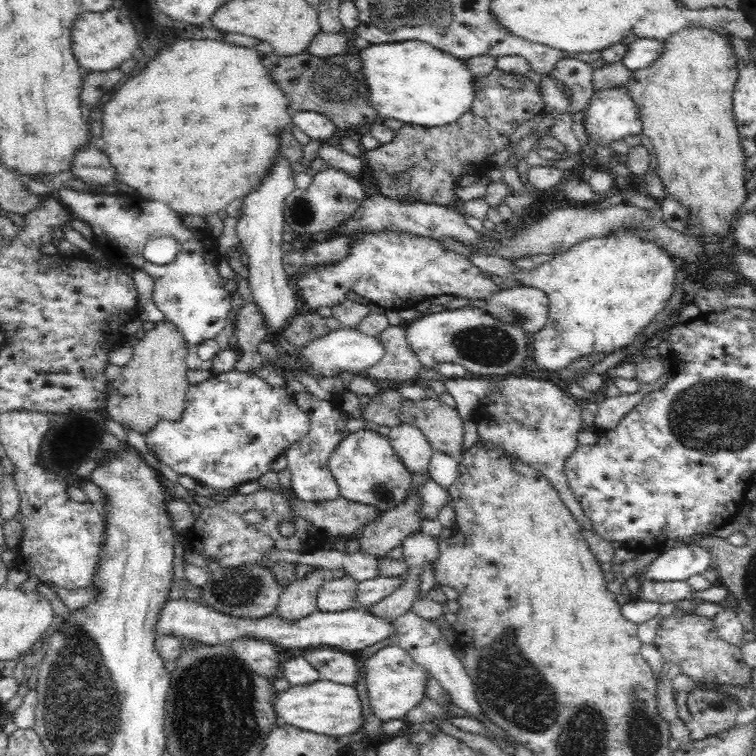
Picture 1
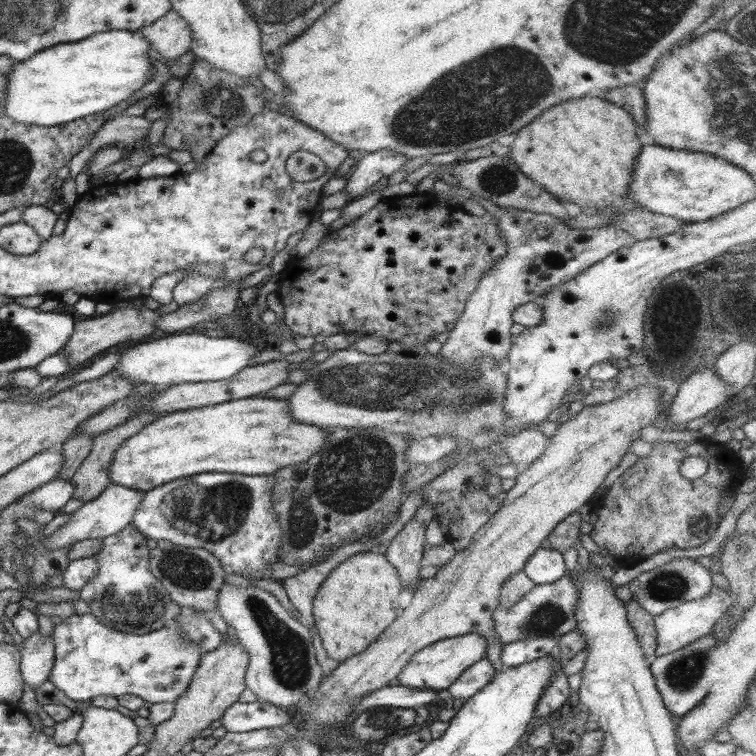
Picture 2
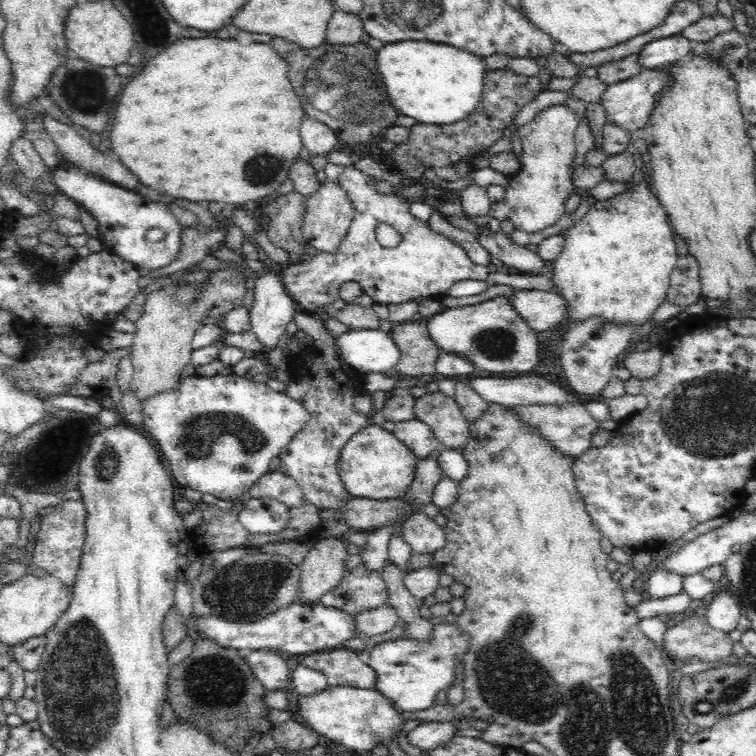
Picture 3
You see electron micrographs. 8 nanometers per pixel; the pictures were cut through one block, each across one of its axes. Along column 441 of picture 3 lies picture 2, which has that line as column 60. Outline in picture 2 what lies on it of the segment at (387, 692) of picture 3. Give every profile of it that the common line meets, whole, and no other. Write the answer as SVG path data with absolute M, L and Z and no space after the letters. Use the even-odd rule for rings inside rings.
M92 614L70 616L56 625L52 636L55 662L49 681L70 700L91 701L100 695L133 694L152 704L172 702L188 689L203 653L186 641L174 624L144 635L124 634L100 625Z

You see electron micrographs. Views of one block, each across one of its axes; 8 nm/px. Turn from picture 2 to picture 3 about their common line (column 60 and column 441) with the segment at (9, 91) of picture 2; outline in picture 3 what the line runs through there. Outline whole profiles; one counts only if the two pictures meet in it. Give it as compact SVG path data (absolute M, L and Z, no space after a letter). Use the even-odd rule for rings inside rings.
M420 40L386 43L376 52L376 65L389 103L400 116L414 118L418 123L454 124L474 112L481 99L486 72L483 58L454 45Z

